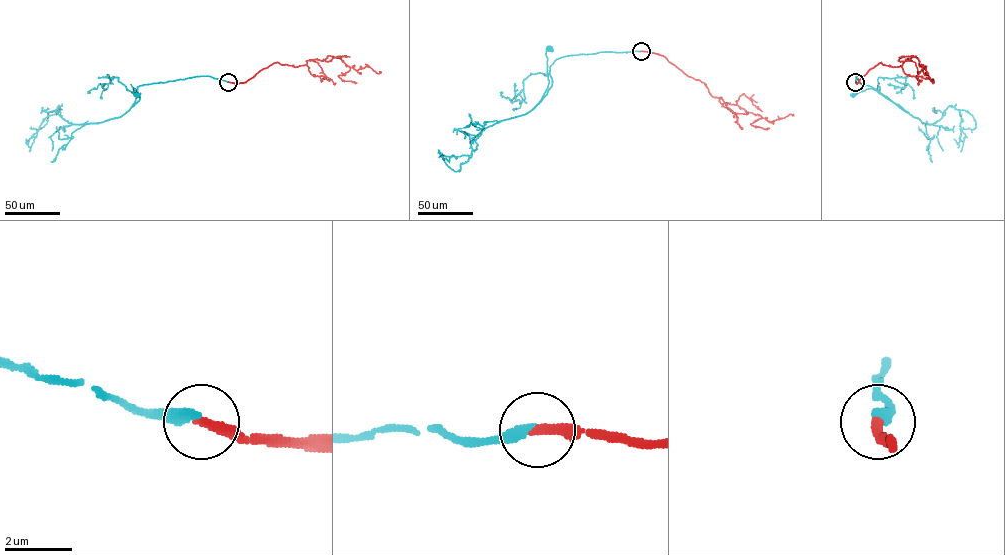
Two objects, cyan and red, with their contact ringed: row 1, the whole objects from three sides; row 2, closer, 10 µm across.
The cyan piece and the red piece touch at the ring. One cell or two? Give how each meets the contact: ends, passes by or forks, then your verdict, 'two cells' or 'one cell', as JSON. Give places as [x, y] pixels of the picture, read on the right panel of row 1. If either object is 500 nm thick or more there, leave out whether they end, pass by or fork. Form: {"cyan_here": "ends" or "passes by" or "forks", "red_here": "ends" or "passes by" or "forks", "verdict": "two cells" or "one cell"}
{"cyan_here": "ends", "red_here": "ends", "verdict": "two cells"}

